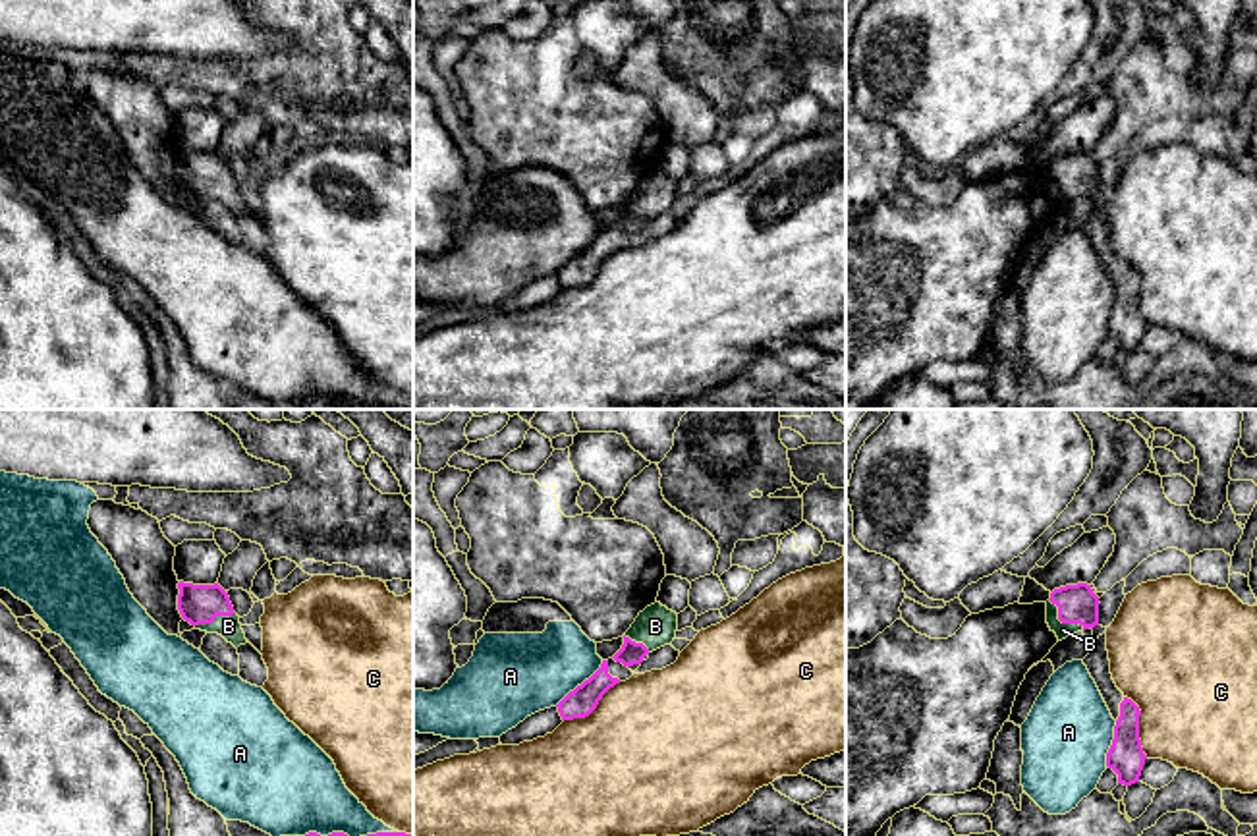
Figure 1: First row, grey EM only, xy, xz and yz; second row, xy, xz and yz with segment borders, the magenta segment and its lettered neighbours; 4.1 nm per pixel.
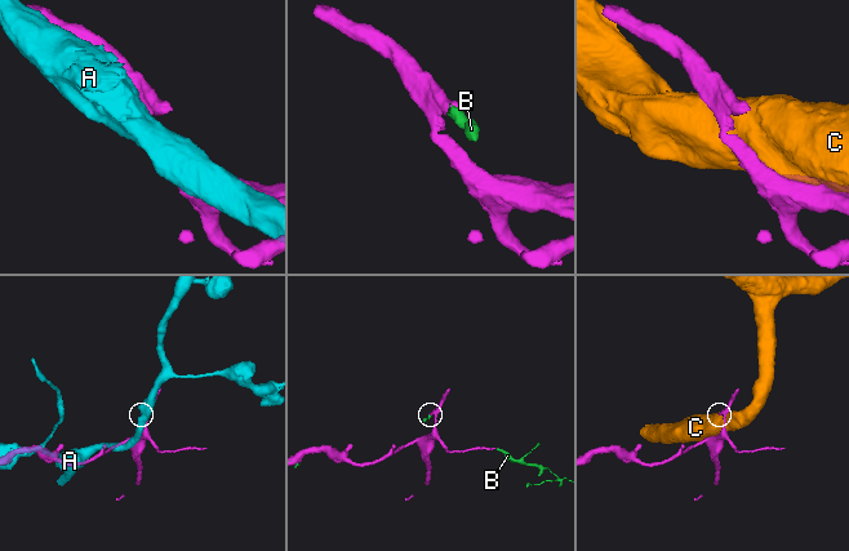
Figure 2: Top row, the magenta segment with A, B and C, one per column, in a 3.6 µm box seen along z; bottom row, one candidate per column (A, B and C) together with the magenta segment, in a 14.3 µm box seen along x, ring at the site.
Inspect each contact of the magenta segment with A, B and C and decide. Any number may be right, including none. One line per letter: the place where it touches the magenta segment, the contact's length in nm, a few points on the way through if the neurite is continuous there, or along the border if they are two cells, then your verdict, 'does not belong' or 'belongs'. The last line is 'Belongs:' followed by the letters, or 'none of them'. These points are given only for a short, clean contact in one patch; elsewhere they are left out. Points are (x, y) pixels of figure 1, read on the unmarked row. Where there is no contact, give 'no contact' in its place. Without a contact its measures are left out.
A: xz (582, 251) | 280 nm | does not belong
B: yz (1062, 190) | 200 nm | belongs
C: yz (1138, 294) | 280 nm | does not belong
Belongs: B

